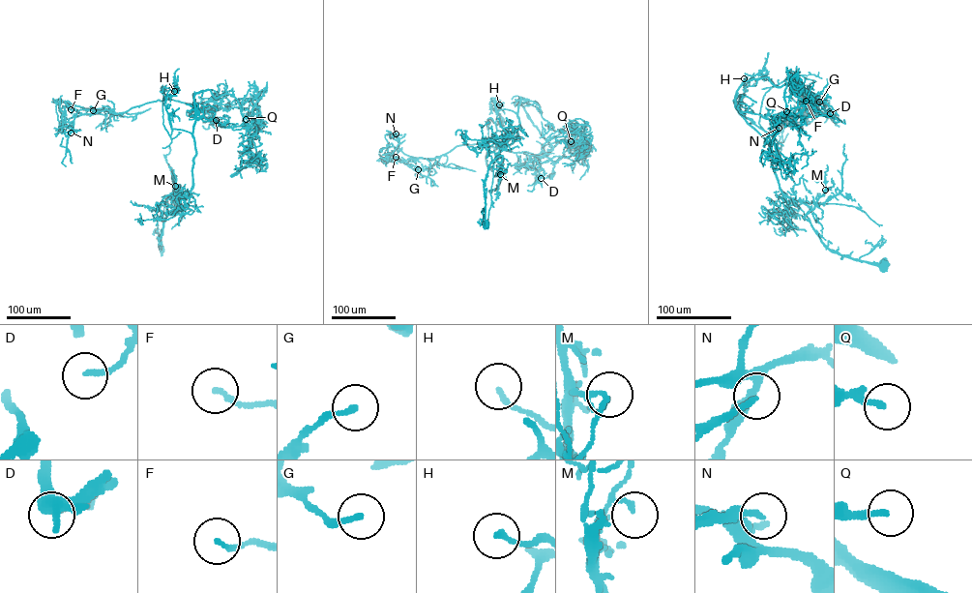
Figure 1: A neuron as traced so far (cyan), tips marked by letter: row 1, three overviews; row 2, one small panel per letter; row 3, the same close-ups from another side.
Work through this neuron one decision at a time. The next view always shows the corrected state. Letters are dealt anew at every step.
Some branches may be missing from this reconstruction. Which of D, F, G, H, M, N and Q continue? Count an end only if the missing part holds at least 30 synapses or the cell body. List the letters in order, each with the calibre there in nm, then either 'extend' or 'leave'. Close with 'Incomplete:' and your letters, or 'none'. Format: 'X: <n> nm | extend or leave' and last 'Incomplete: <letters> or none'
D: 160 nm | leave
F: 160 nm | leave
G: 170 nm | leave
H: 160 nm | leave
M: 110 nm | leave
N: 120 nm | leave
Q: 180 nm | leave
Incomplete: none

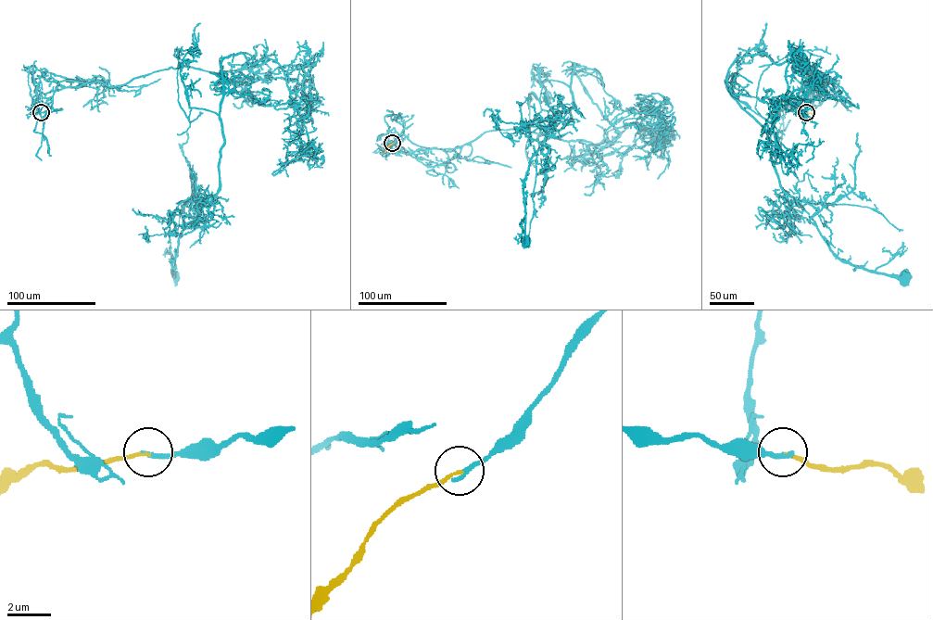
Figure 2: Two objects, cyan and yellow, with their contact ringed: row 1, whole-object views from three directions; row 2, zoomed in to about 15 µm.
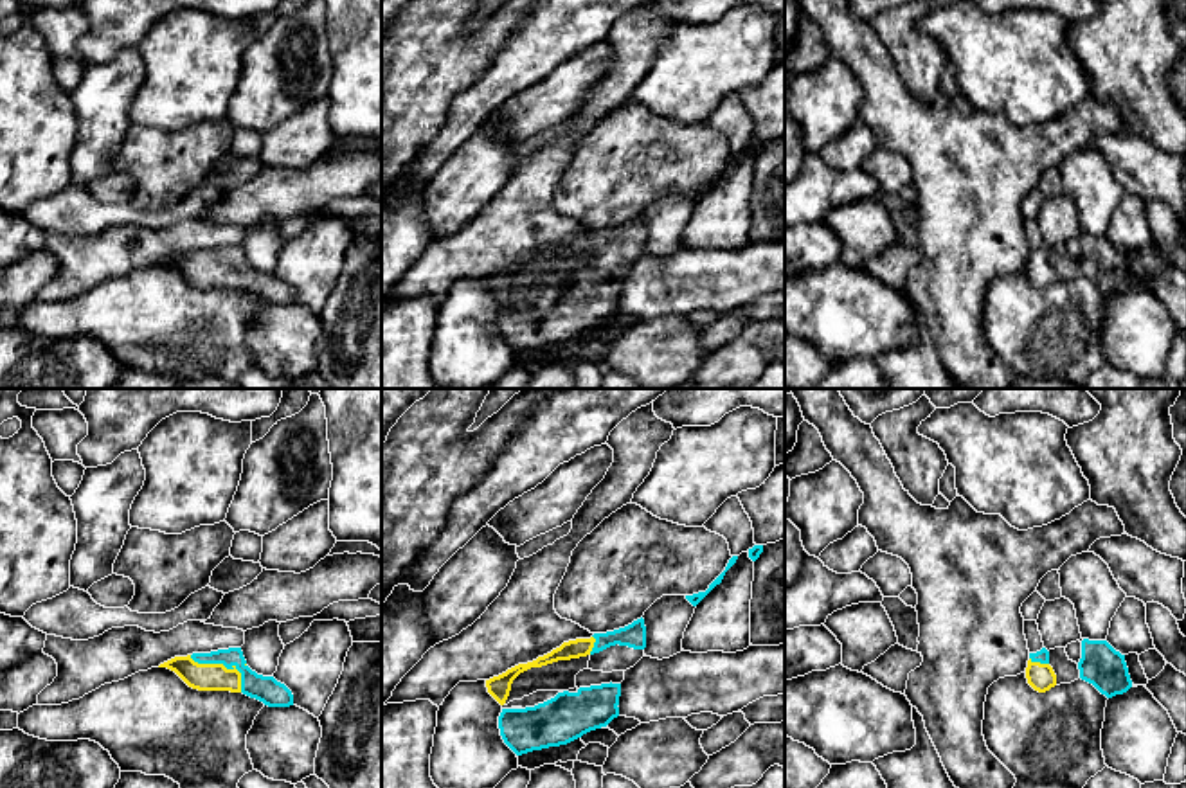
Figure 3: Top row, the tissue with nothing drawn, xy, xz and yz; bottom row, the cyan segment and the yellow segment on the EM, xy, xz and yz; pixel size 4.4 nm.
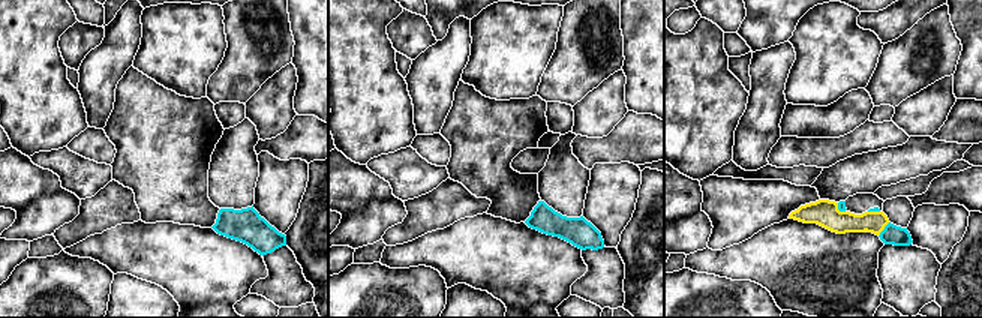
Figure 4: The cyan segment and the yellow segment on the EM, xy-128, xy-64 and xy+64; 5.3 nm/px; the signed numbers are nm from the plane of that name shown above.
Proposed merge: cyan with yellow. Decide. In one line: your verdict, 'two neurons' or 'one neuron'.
one neuron

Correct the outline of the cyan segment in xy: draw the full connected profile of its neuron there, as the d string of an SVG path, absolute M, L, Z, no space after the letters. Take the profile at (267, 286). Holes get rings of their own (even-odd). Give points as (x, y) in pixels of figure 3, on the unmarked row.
M241 245L175 254L158 264L175 268L198 288L243 290L268 304L293 302L292 288L274 273L263 273L247 263Z

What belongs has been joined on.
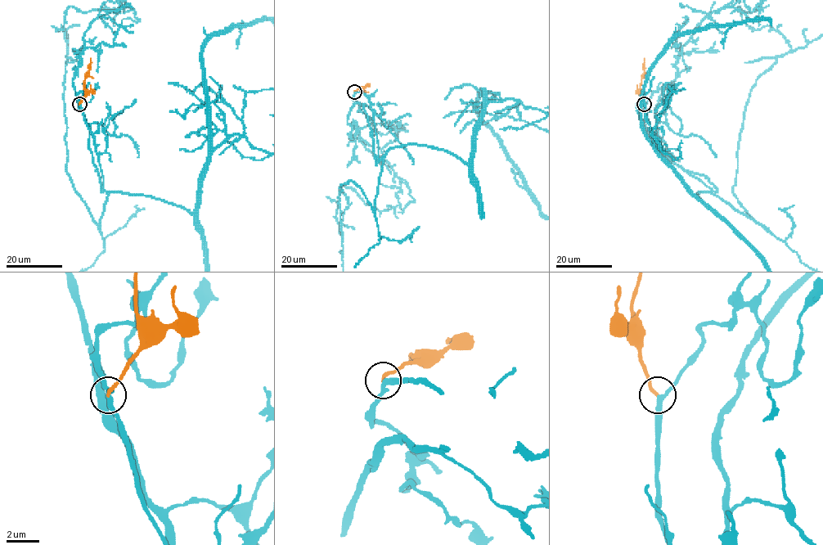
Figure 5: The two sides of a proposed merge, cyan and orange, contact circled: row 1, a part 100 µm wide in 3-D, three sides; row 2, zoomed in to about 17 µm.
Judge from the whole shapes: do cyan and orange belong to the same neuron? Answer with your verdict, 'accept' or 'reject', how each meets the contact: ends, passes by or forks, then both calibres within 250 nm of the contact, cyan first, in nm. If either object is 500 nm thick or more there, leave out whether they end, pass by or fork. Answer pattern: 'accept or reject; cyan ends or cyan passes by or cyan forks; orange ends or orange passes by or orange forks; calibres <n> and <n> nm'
reject; cyan passes by; orange ends; calibres 280 and 190 nm

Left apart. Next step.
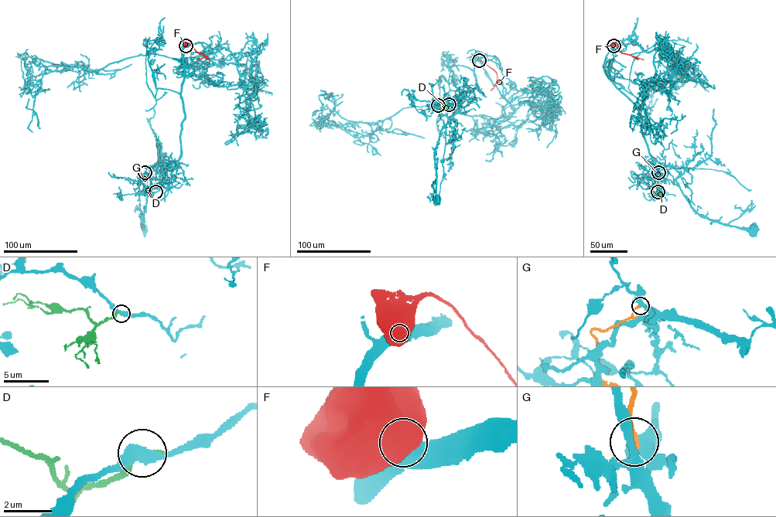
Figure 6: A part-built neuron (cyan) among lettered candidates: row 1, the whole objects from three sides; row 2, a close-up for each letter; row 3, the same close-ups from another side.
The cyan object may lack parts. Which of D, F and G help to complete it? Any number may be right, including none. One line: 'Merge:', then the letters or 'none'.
Merge: none

